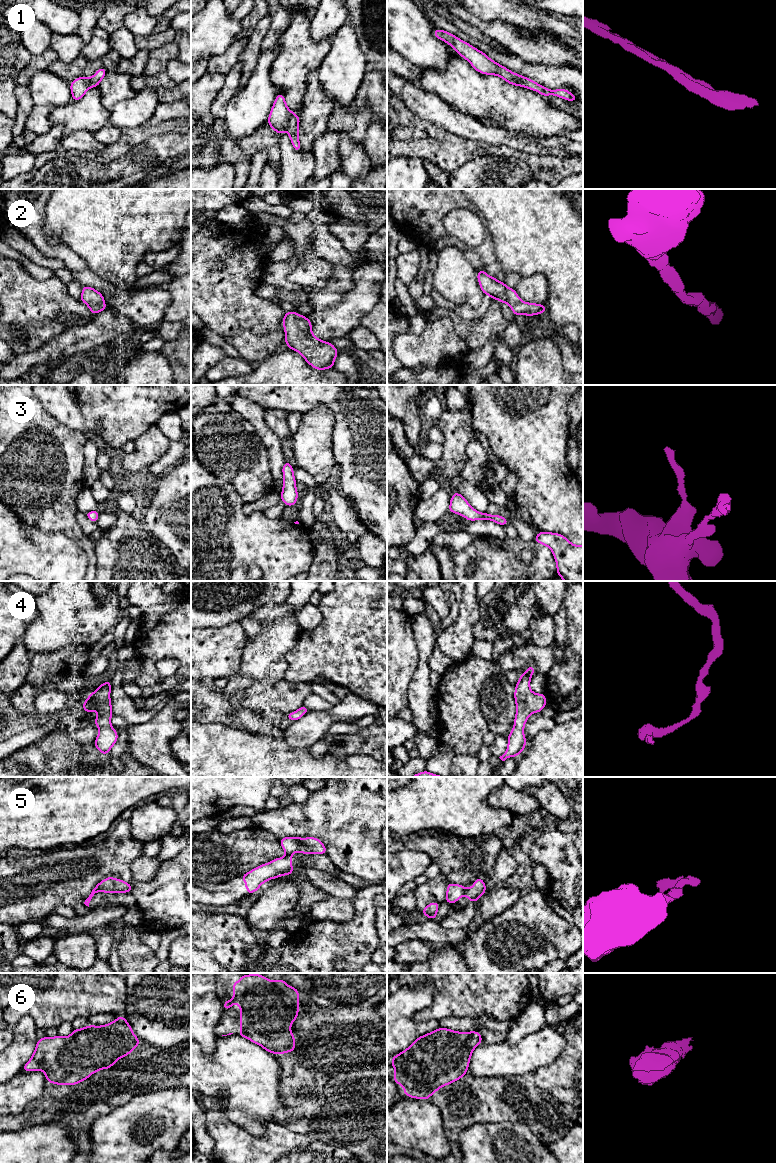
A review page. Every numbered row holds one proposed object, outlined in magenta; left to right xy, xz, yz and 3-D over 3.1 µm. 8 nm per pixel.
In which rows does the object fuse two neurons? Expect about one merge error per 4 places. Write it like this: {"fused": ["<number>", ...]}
{"fused": ["5"]}

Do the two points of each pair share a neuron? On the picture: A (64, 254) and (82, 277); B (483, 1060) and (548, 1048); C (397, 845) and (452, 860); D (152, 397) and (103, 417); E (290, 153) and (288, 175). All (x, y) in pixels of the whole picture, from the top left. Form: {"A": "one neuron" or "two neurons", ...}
{"A": "two neurons", "B": "one neuron", "C": "one neuron", "D": "one neuron", "E": "one neuron"}

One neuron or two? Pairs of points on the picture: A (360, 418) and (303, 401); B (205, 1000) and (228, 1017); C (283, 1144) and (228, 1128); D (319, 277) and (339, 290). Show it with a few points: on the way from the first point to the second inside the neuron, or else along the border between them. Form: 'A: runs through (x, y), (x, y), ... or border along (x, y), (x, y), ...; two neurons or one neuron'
A: runs through (346, 404), (338, 399), (317, 399); one neuron
B: border along (215, 989), (223, 1007), (215, 1027), (217, 1035); two neurons
C: runs through (269, 1144), (244, 1144), (242, 1142); one neuron
D: border along (326, 259), (332, 274), (313, 289); two neurons

